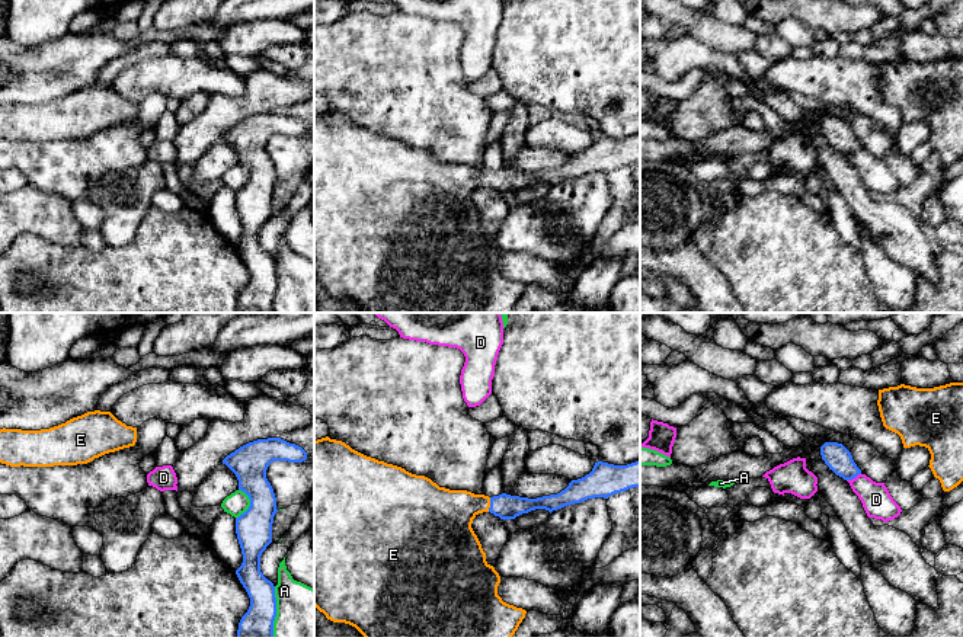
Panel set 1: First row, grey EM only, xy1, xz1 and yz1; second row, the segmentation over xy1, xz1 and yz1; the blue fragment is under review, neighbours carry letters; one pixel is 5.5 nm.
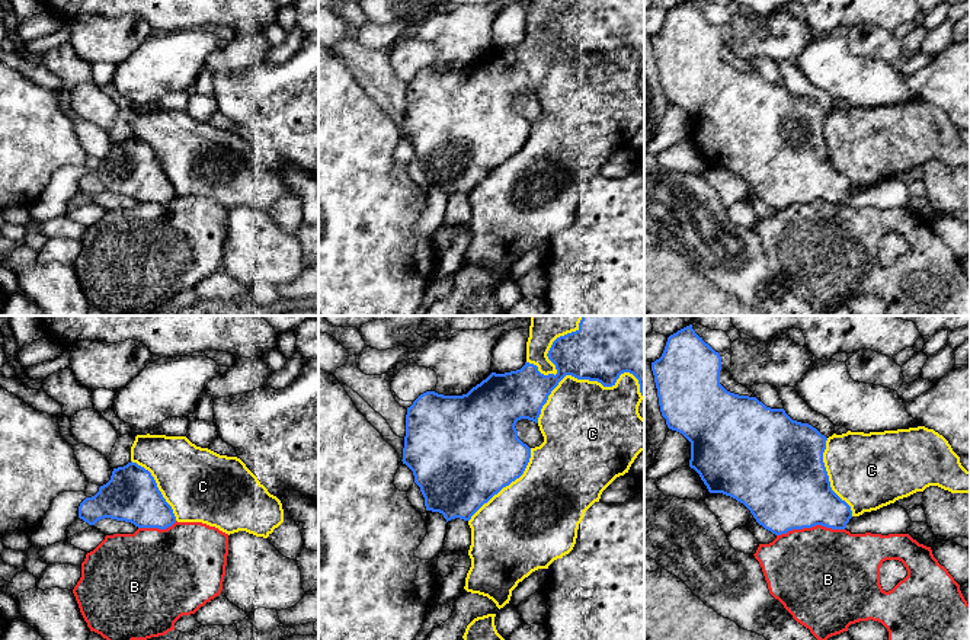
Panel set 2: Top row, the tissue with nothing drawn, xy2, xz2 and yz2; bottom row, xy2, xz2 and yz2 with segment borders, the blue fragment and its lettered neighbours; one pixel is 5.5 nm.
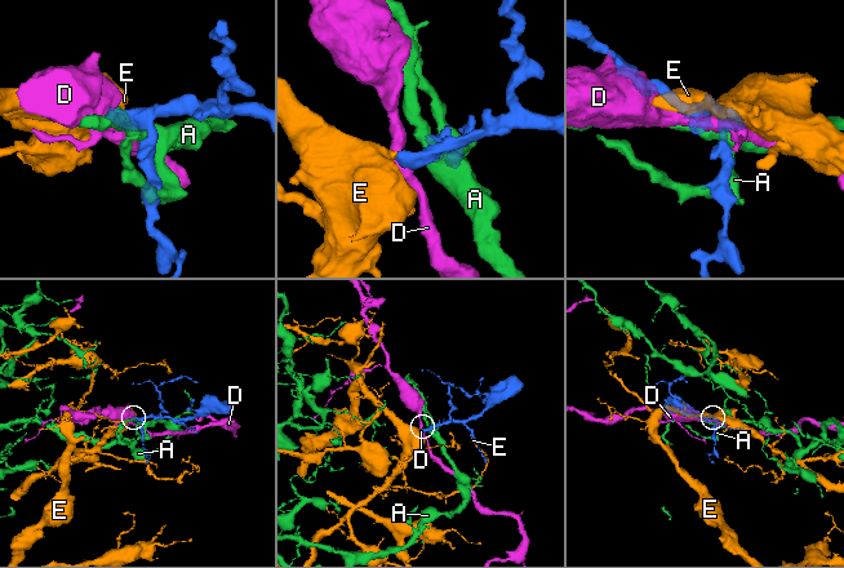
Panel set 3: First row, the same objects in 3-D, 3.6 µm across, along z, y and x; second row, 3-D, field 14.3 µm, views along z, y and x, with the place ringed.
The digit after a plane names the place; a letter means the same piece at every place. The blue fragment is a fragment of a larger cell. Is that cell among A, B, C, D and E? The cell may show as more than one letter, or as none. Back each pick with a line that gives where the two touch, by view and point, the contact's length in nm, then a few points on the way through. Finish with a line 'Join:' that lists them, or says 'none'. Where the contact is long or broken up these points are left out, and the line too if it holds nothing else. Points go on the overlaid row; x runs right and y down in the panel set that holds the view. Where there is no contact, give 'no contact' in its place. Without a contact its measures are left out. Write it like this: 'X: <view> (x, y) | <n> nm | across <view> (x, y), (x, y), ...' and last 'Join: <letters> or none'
E: xz1 (490, 505) | 80 nm | across xz1 (505, 506), (490, 505), (464, 505), (447, 515)
Join: E

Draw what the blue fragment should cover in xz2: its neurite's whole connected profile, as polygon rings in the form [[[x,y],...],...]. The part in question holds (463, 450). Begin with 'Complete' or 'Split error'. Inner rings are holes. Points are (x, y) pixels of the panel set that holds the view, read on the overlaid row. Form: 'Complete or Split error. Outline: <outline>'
Complete. Outline: [[[582,316],[579,329],[557,337],[547,356],[556,365],[556,375],[544,375],[537,365],[525,362],[516,371],[492,372],[467,394],[444,396],[426,391],[407,407],[401,461],[413,471],[414,483],[425,497],[426,511],[442,513],[446,522],[455,518],[470,521],[494,495],[519,479],[529,463],[531,448],[518,438],[515,425],[521,419],[538,423],[548,396],[566,375],[612,387],[621,374],[630,372],[638,380],[640,393],[644,397],[644,316]]]

